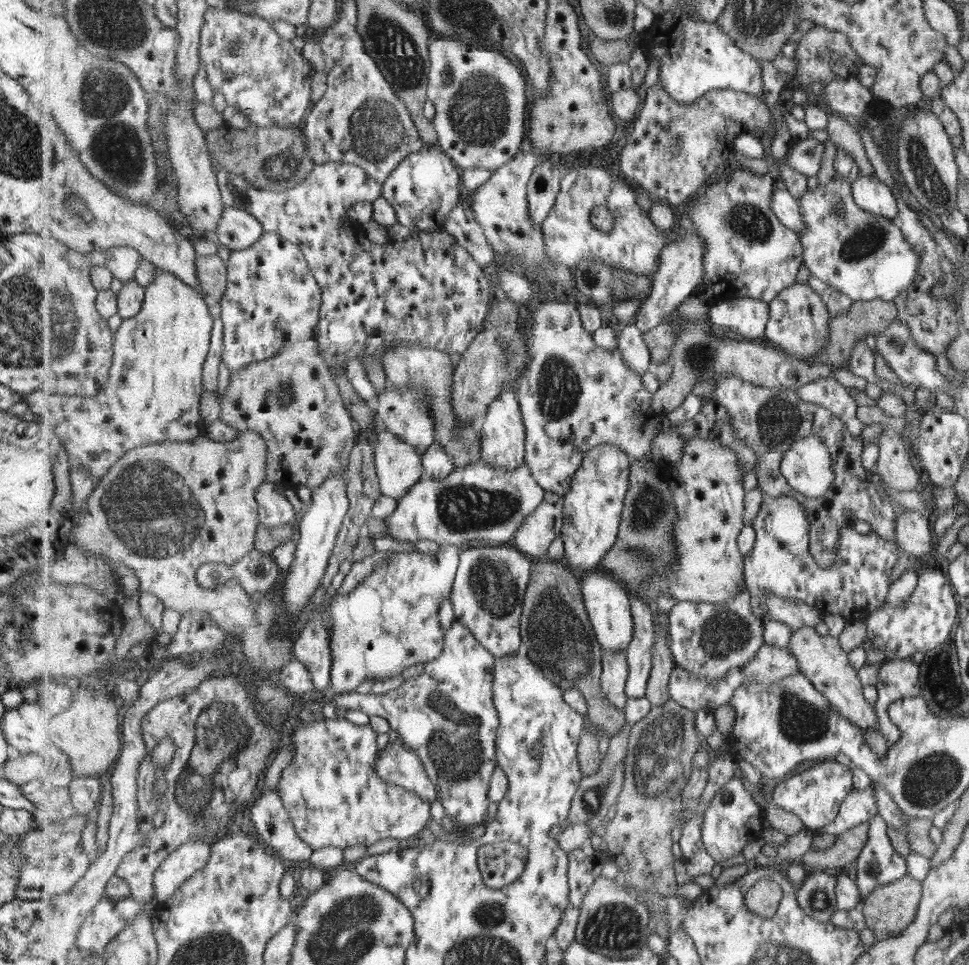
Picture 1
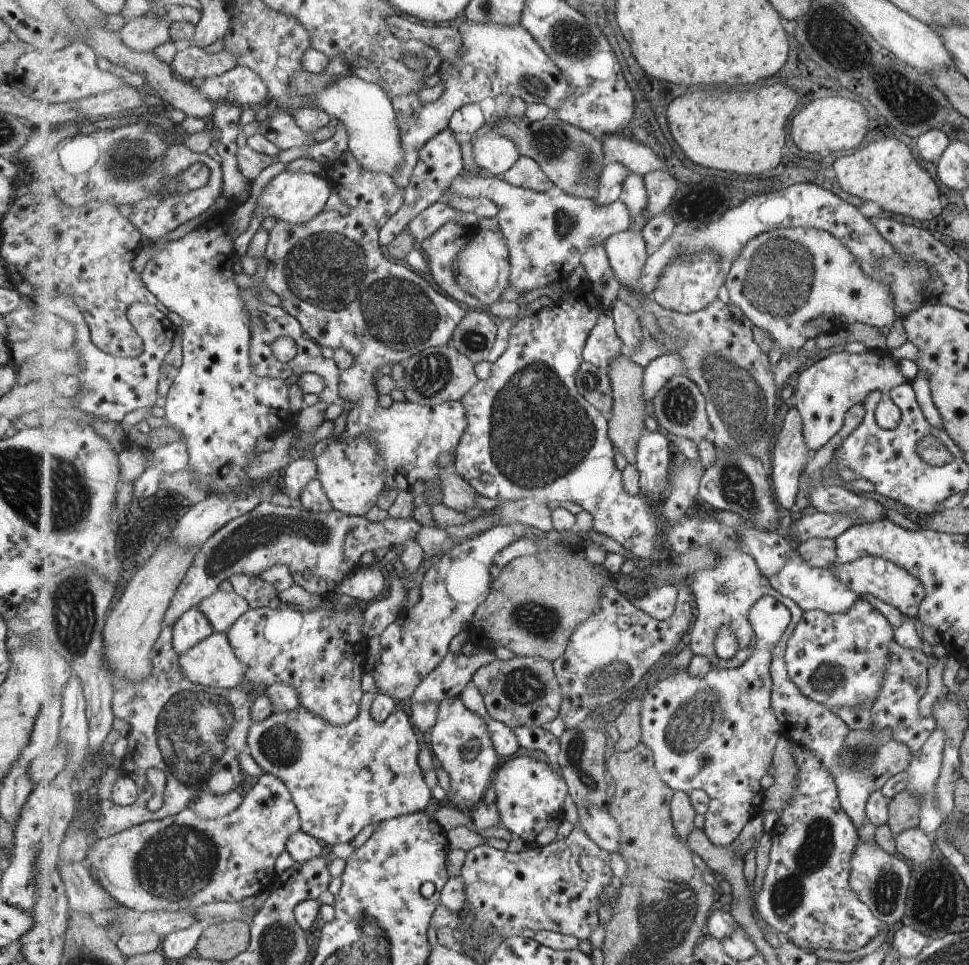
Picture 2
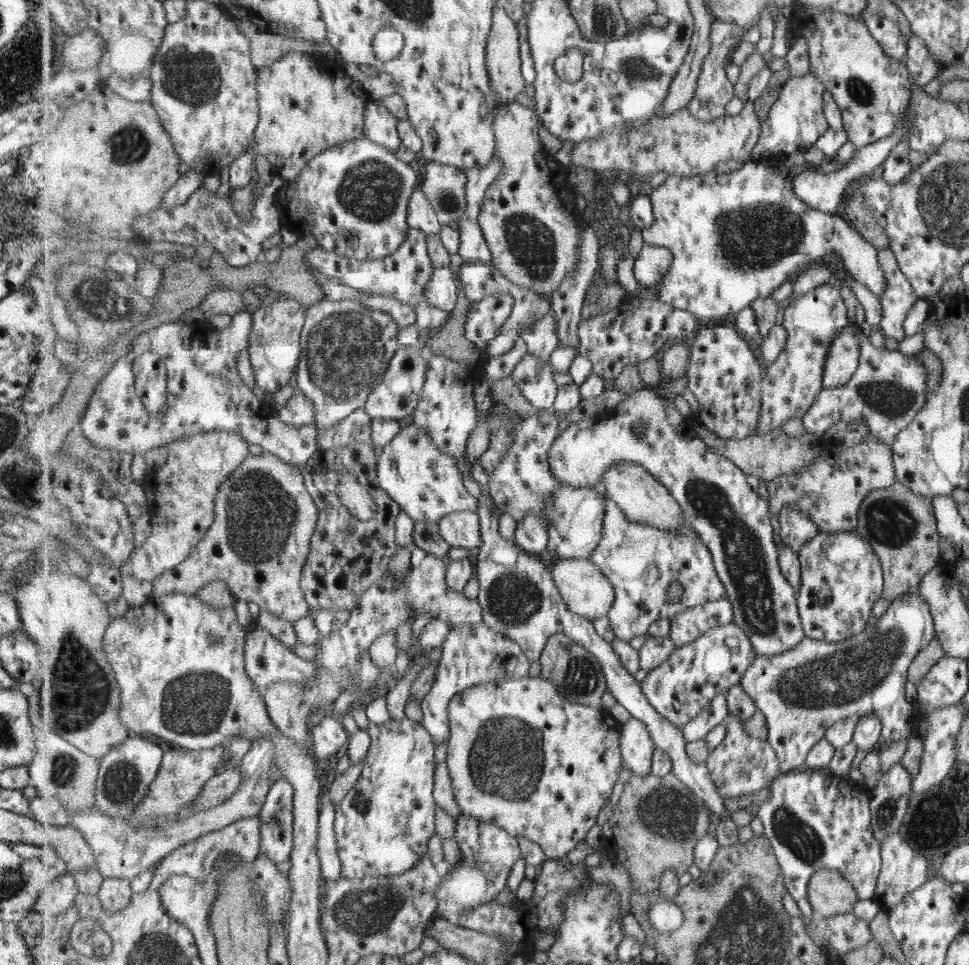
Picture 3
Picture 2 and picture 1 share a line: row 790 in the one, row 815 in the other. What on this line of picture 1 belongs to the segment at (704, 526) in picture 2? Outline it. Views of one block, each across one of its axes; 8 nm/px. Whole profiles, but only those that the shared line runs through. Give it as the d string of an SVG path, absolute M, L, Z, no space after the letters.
M870 786L865 790L854 790L844 800L836 821L828 824L824 829L804 829L788 838L787 842L777 846L776 859L781 862L791 863L801 860L809 852L813 844L813 836L827 833L838 836L852 827L870 821L880 812L876 799L876 790Z

